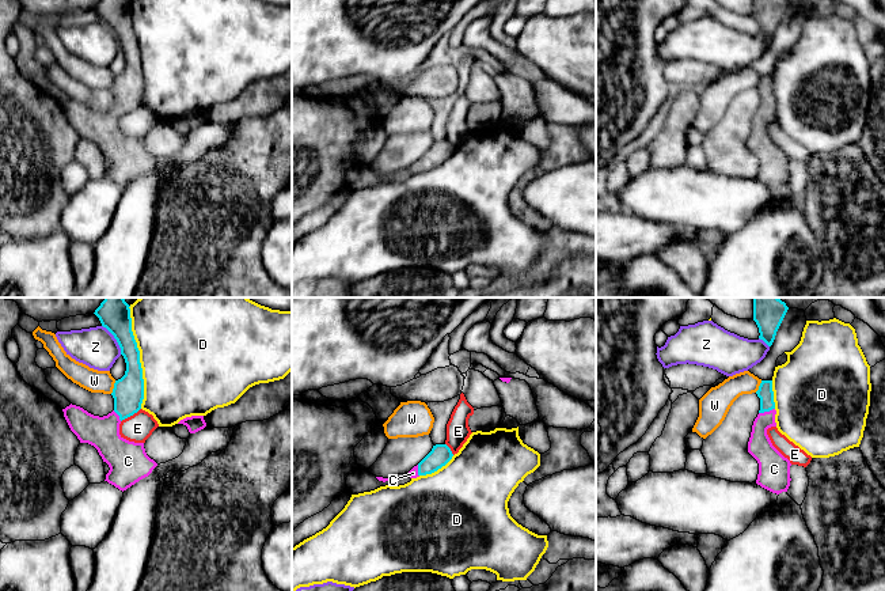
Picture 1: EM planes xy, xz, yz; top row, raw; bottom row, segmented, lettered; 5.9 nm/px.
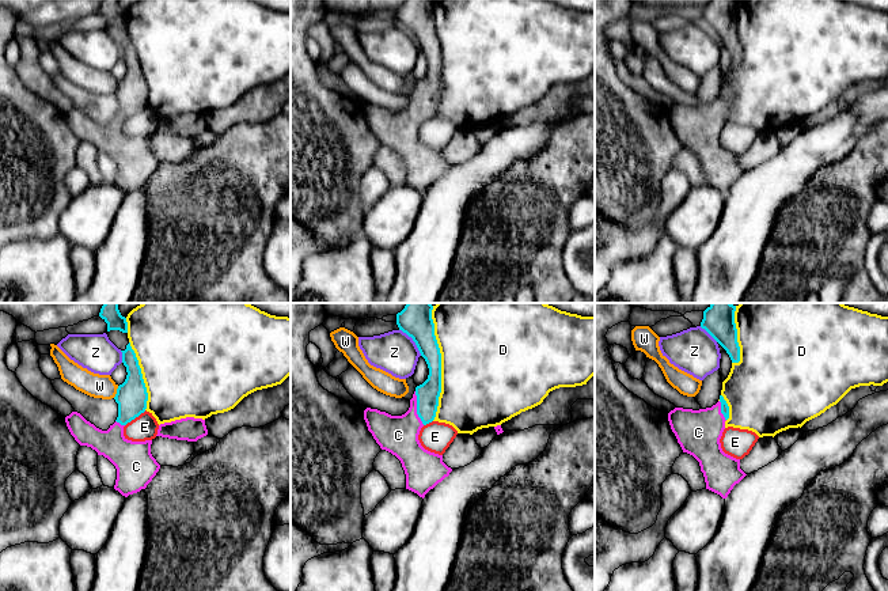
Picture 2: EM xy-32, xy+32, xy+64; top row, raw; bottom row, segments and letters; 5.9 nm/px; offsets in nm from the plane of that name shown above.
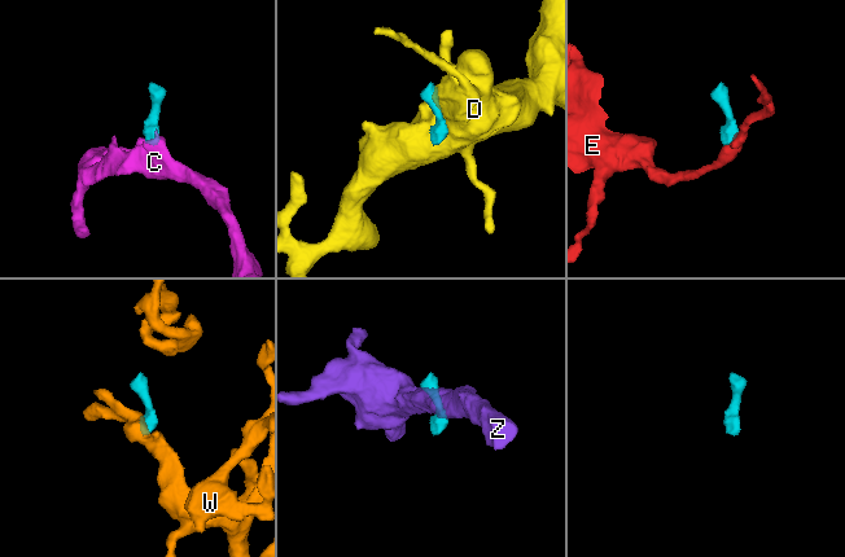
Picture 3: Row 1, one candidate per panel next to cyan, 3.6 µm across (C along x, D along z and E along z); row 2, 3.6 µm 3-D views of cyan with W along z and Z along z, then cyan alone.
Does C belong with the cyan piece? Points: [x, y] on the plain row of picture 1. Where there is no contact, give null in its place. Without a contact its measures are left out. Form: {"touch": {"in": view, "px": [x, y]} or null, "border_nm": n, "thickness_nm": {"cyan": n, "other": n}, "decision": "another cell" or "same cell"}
{"touch": {"in": "yz", "px": [766, 106]}, "border_nm": 100, "thickness_nm": {"cyan": 90, "other": 140}, "decision": "same cell"}

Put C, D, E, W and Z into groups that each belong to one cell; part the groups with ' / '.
C / D / E / W / Z

